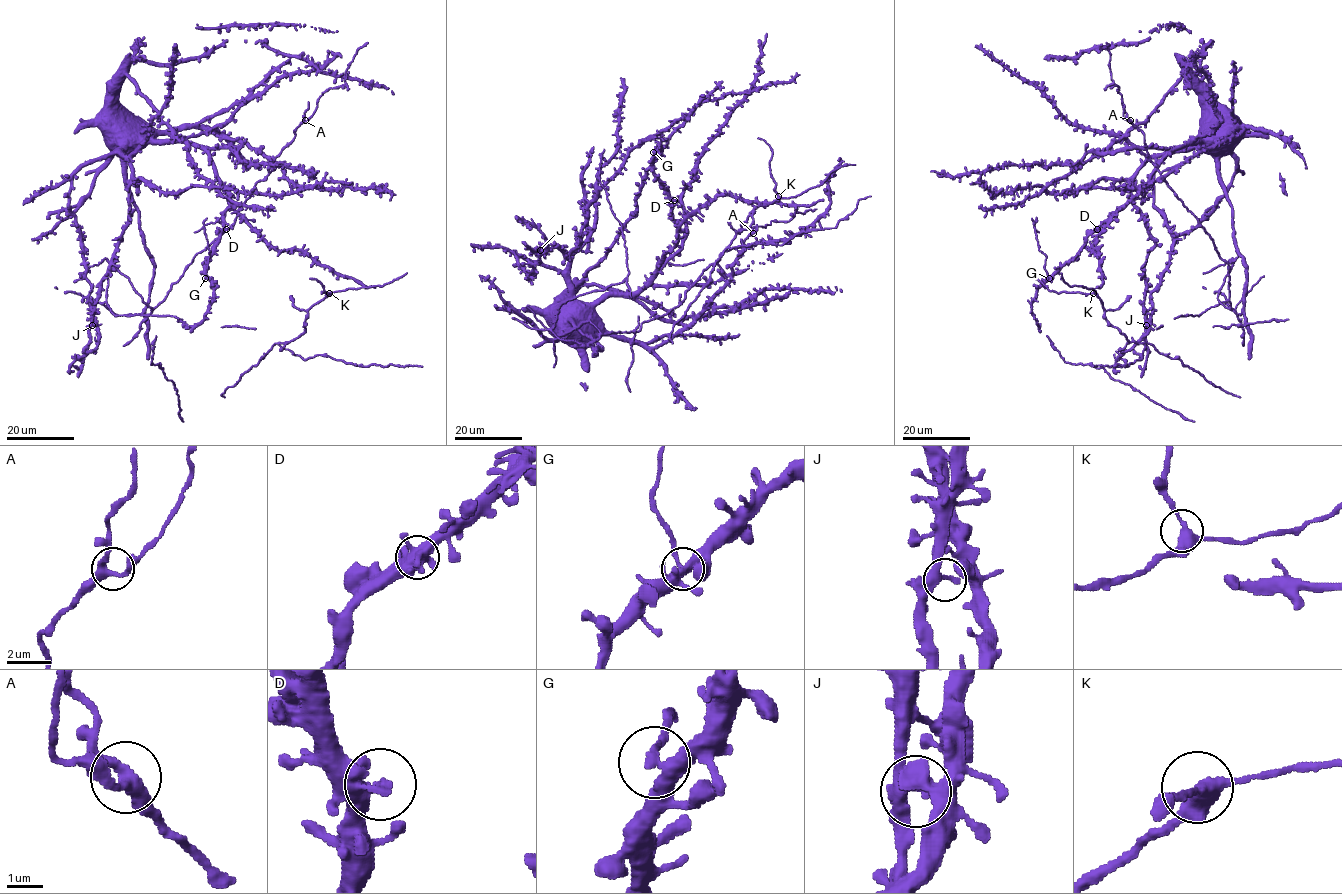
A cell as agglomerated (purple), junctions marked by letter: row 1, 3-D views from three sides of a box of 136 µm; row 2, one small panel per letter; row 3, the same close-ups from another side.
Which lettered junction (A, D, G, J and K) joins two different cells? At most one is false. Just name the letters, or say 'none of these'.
G

